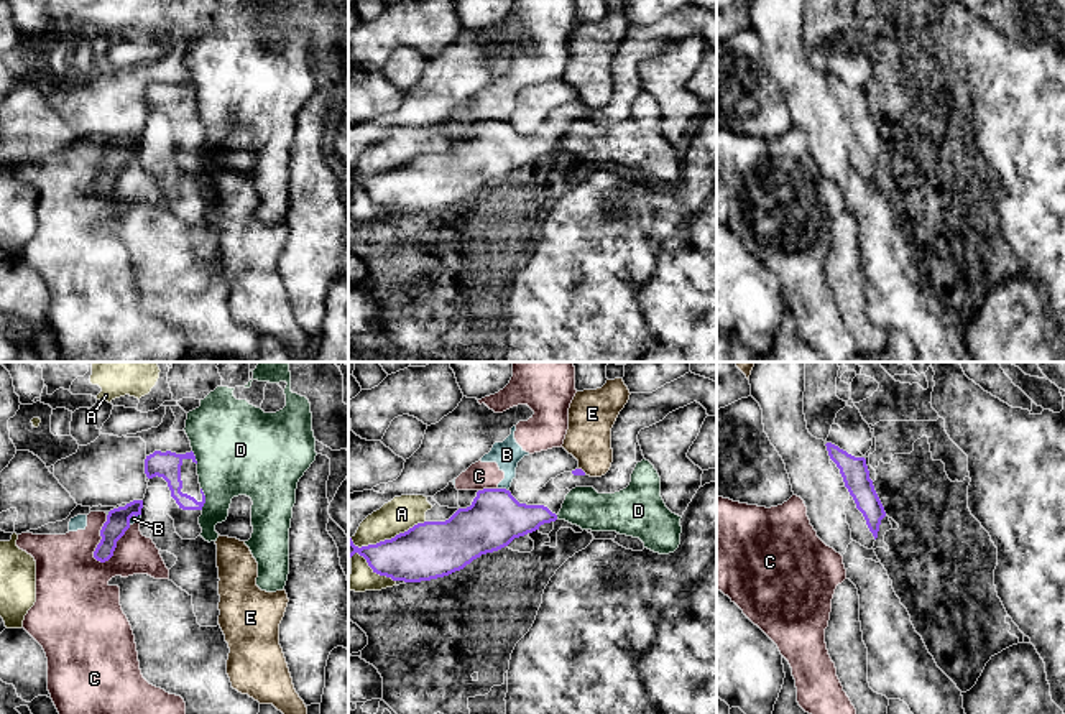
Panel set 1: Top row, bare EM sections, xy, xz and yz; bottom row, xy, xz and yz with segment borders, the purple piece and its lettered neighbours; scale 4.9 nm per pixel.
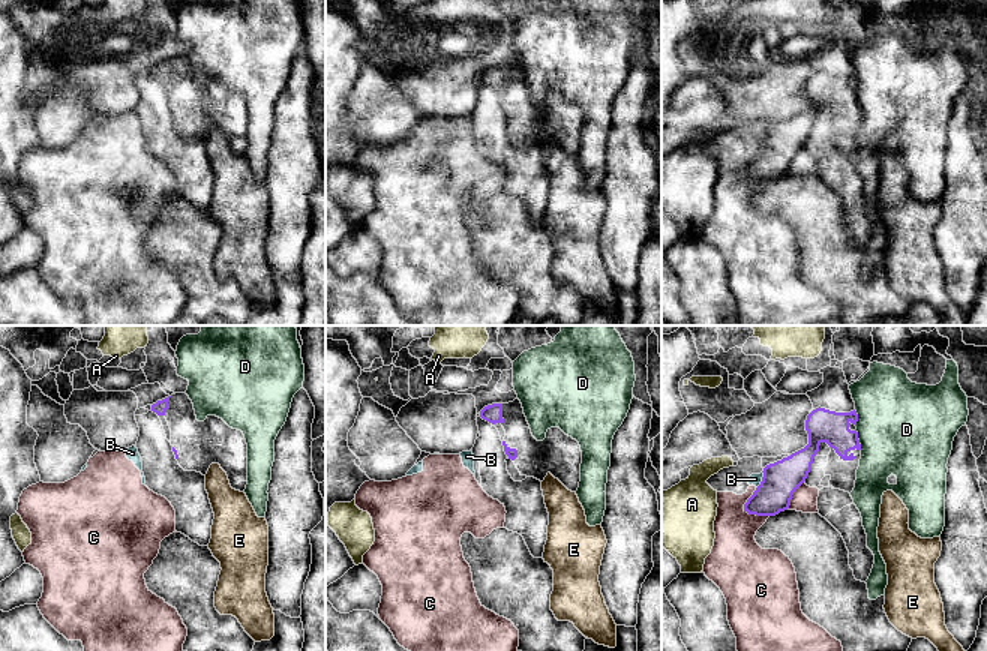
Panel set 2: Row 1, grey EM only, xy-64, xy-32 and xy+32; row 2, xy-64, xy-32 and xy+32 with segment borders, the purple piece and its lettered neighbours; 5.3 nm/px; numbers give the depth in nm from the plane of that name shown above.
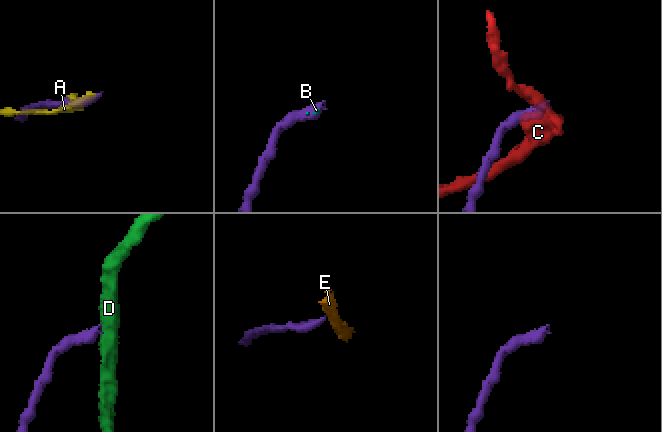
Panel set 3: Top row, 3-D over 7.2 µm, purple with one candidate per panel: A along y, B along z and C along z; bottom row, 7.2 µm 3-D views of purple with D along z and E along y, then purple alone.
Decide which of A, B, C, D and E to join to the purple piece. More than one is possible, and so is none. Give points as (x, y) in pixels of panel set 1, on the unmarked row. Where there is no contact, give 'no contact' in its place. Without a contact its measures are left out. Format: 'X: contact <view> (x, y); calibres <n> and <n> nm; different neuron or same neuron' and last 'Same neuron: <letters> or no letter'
A: contact xz (387, 171); calibres 280 and 160 nm; different neuron
B: contact xz (503, 120); calibres 280 and 140 nm; different neuron
C: contact xy (114, 181); calibres 110 and 320 nm; different neuron
D: contact xy (204, 130); calibres 130 and 360 nm; different neuron
E: contact xz (580, 101); calibres 30 and 220 nm; different neuron
Same neuron: no letter

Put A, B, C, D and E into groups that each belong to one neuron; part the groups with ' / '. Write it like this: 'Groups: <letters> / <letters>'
Groups: A / B C / D / E

